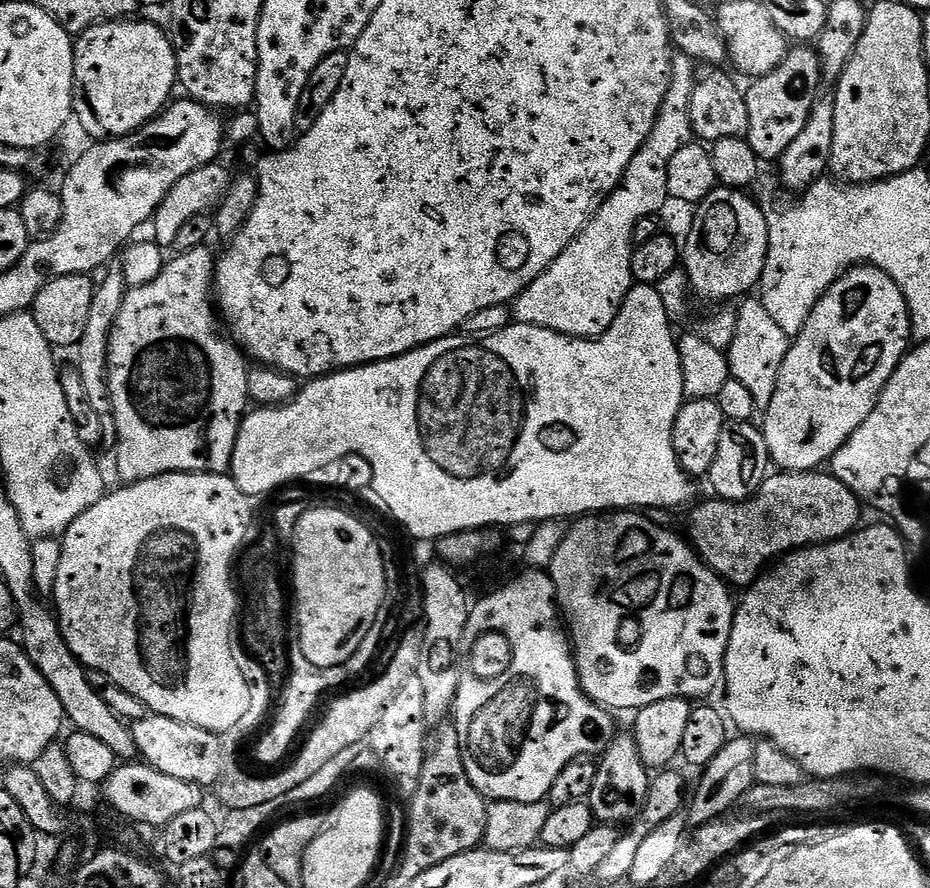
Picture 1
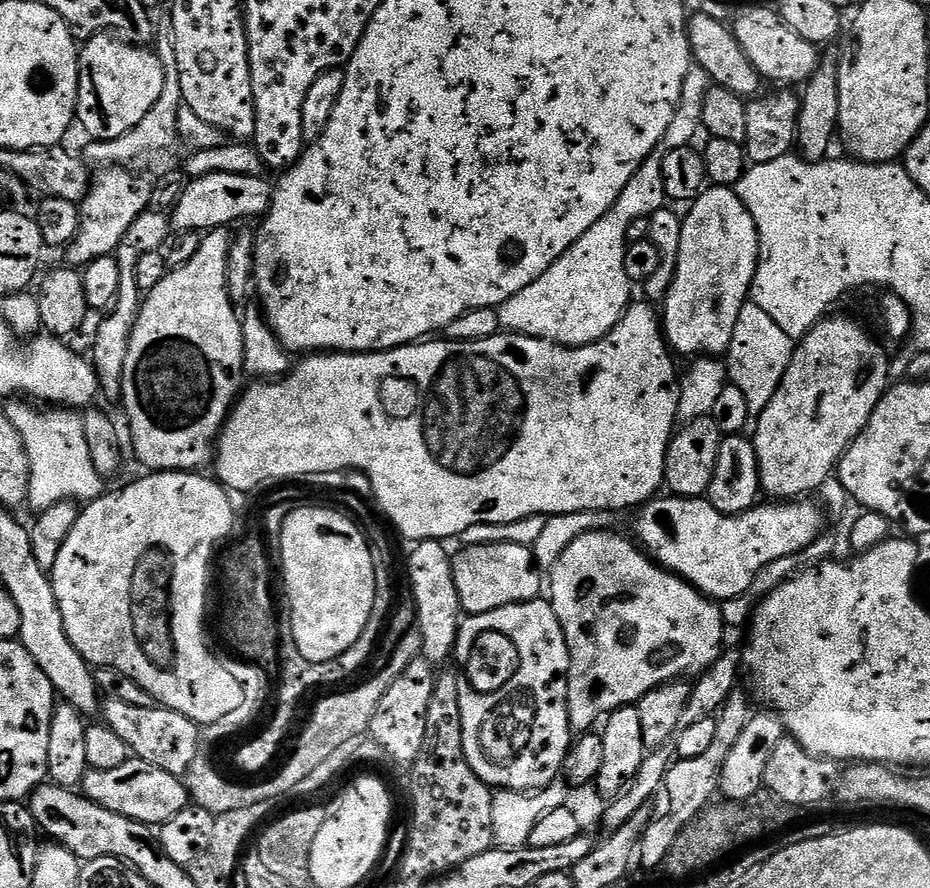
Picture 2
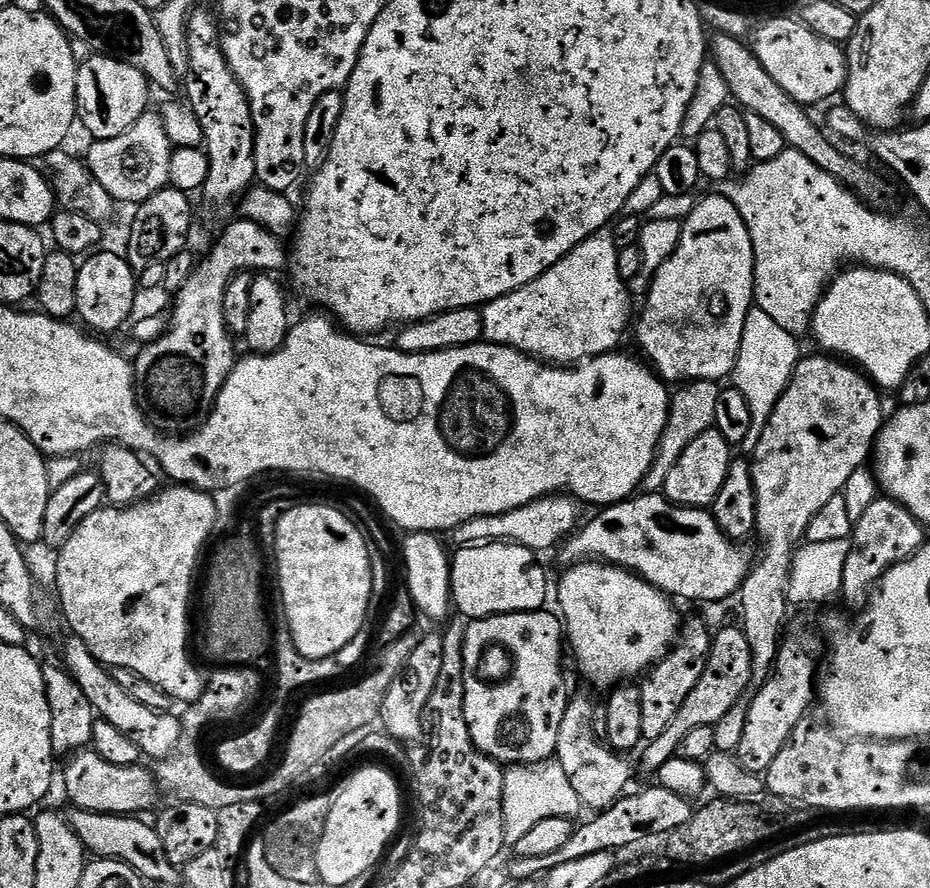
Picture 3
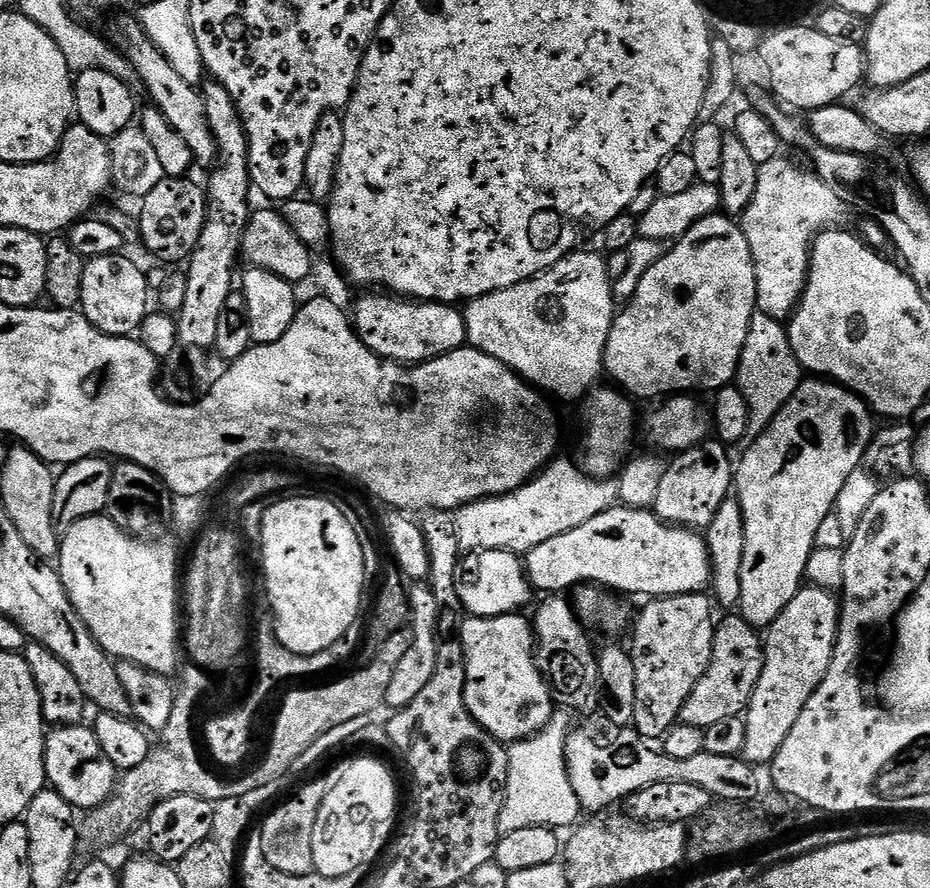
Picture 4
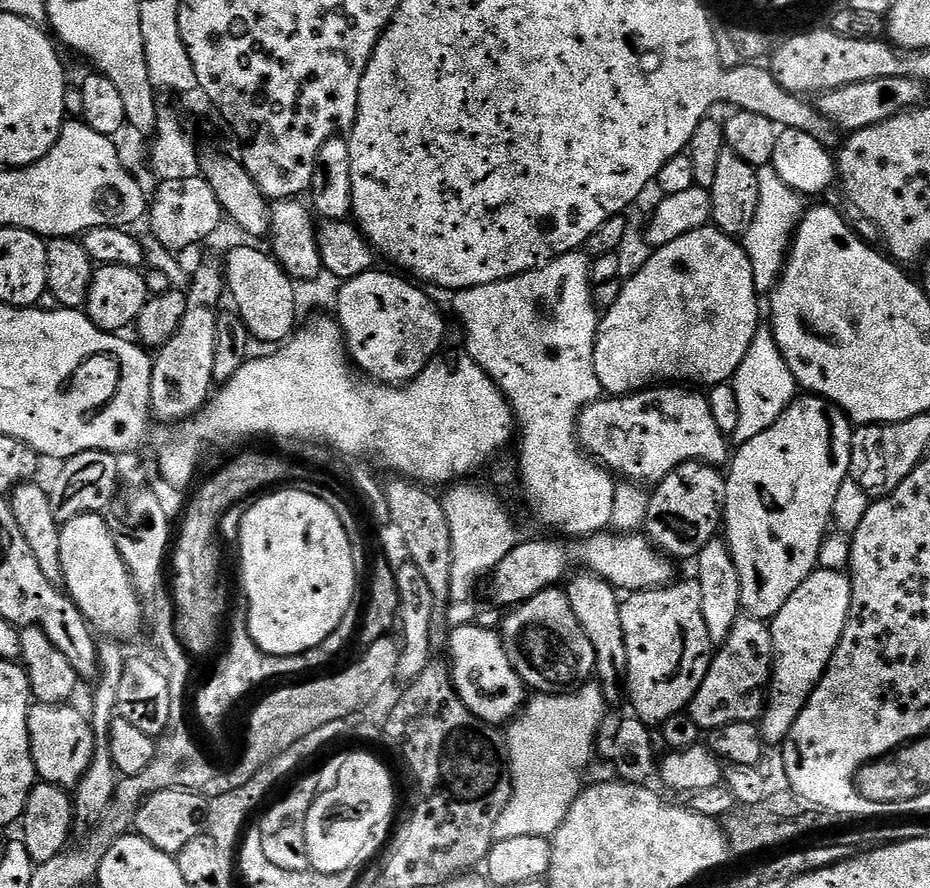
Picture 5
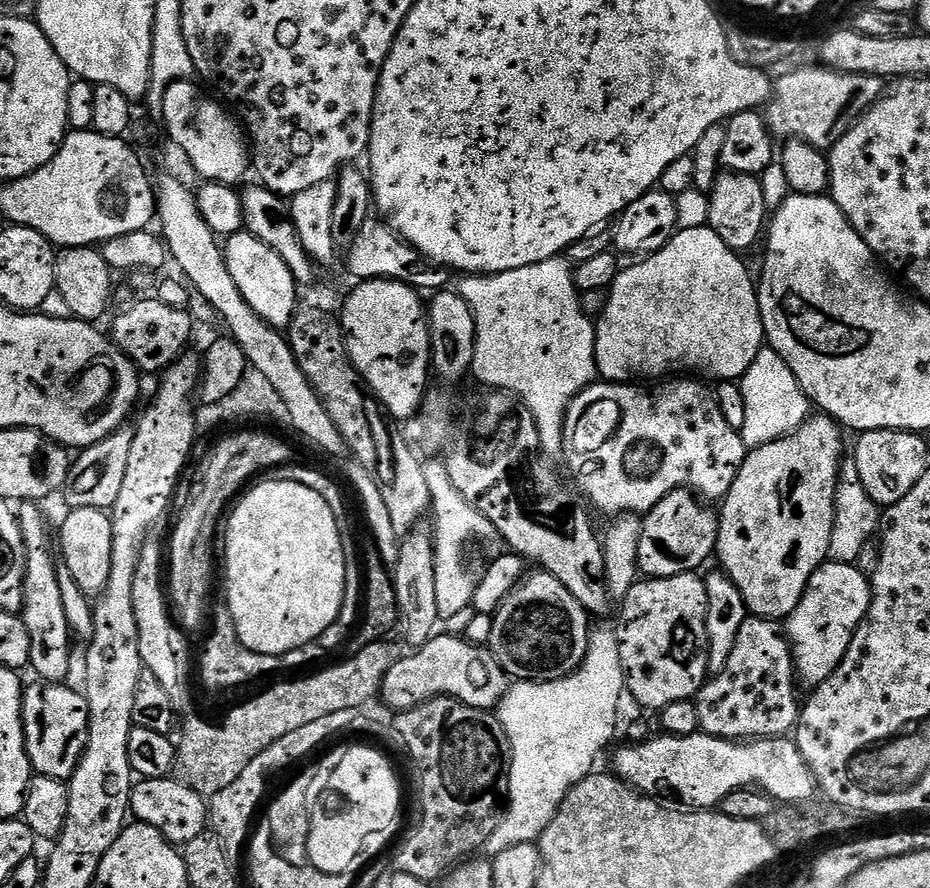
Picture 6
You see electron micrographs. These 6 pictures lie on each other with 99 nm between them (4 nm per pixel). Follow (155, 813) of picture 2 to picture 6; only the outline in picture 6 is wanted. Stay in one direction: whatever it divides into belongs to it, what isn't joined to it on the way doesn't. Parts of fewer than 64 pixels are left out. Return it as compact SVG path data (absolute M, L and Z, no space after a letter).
M35 683L24 688L24 701L20 707L32 771L38 776L67 782L72 779L88 741L88 702L83 691L76 689L75 692L67 688L67 683Z

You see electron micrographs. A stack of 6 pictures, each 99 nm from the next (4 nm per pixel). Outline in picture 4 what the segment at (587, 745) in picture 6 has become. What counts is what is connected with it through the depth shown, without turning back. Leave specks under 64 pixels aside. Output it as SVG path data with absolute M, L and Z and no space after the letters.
M557 711L541 732L526 740L518 740L508 748L510 770L508 792L504 795L500 815L501 833L526 830L526 826L571 829L581 819L582 809L578 794L574 794L574 786L570 786L568 767L564 761L568 734L573 727L571 718L573 719L567 711Z

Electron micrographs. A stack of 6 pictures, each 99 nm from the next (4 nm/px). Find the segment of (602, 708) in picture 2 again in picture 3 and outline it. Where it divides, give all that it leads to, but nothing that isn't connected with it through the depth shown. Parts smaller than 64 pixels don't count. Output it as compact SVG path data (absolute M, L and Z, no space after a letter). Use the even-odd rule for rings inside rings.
M577 562L567 569L568 572L560 580L560 608L559 615L562 617L562 623L566 629L566 640L570 645L570 652L576 655L576 664L580 667L580 672L584 675L584 680L588 684L593 684L596 688L604 688L603 690L611 690L625 682L631 681L632 676L639 677L641 674L647 673L648 669L656 664L661 658L669 652L675 645L676 638L680 634L682 627L682 616L676 613L676 608L668 593L660 591L650 582L646 582L634 572L629 572L627 568L621 568L614 564L605 564L603 562ZM573 695L568 701L566 714L562 714L562 726L558 726L558 742L556 743L555 763L566 770L566 778L570 778L570 786L574 786L574 794L578 794L581 805L585 809L603 810L612 807L621 796L625 795L628 783L632 780L632 768L628 758L606 747L591 729L593 701L584 696Z

